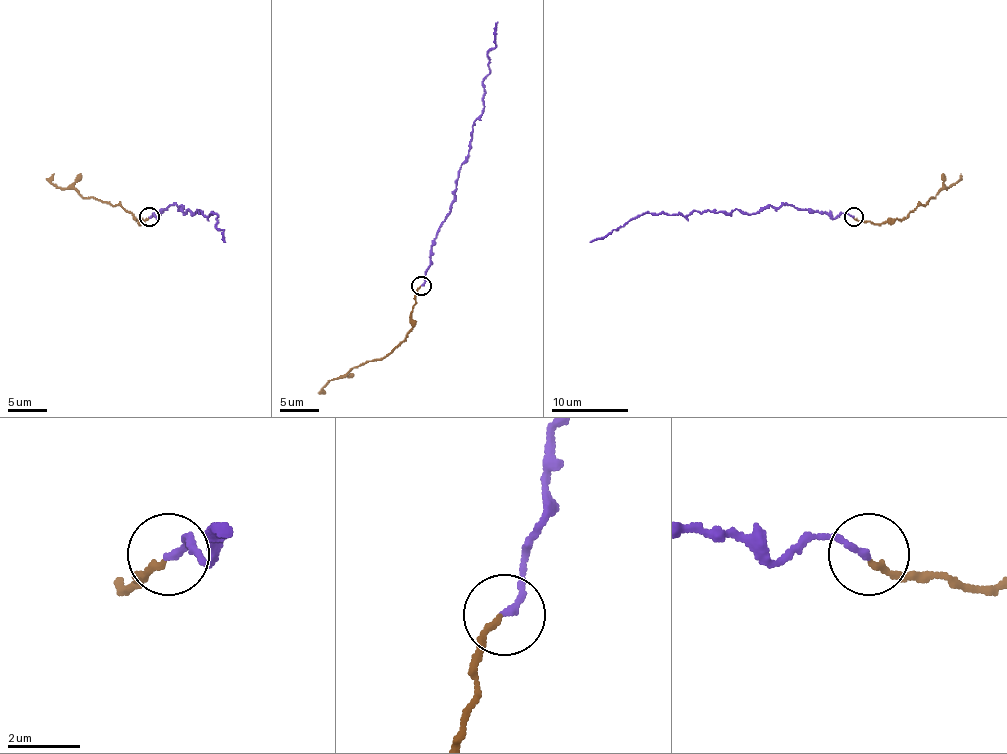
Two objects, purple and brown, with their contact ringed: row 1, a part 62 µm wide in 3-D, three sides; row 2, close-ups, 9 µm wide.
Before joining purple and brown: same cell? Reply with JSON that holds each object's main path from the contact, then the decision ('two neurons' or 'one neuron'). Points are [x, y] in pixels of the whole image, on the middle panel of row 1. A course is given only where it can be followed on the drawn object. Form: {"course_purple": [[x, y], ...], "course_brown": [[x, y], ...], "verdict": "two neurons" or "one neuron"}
{"course_purple": [[421, 285], [484, 106], [482, 79], [498, 21]], "course_brown": [[421, 285], [413, 306], [411, 331], [382, 358], [355, 366], [345, 376], [332, 380], [324, 387], [326, 393]], "verdict": "one neuron"}

